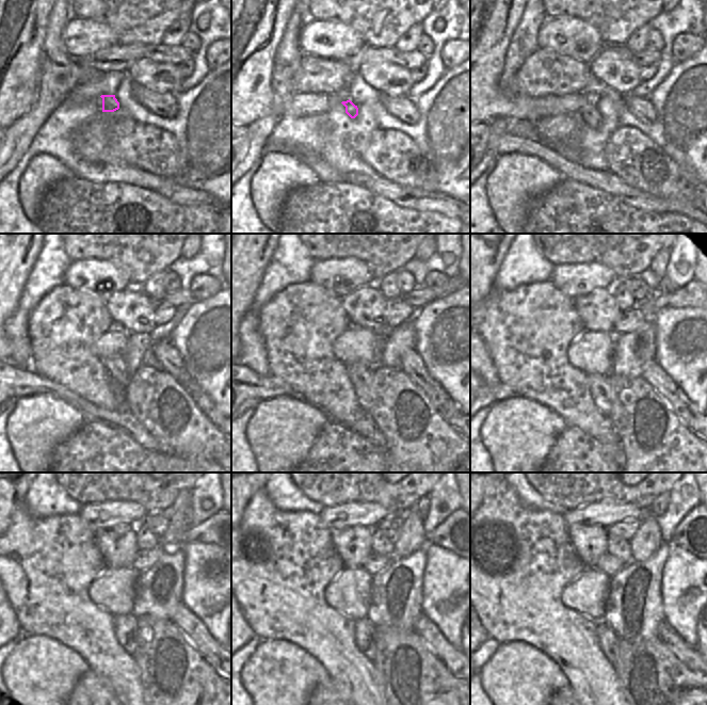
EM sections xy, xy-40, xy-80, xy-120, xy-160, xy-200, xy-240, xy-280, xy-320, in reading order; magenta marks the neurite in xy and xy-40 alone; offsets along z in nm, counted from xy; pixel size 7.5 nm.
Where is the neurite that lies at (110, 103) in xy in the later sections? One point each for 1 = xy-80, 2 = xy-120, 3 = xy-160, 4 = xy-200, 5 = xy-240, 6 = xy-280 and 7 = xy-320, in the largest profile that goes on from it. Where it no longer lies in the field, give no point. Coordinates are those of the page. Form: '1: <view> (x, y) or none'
1: xy-80 (590, 116)
2: xy-120 (115, 366)
3: xy-160 (360, 375)
4: xy-200 (599, 384)
5: xy-240 (125, 625)
6: xy-280 (364, 629)
7: xy-320 (608, 640)

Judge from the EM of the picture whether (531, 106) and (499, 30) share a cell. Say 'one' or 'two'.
one

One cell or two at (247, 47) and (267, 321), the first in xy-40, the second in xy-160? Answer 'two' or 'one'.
two

